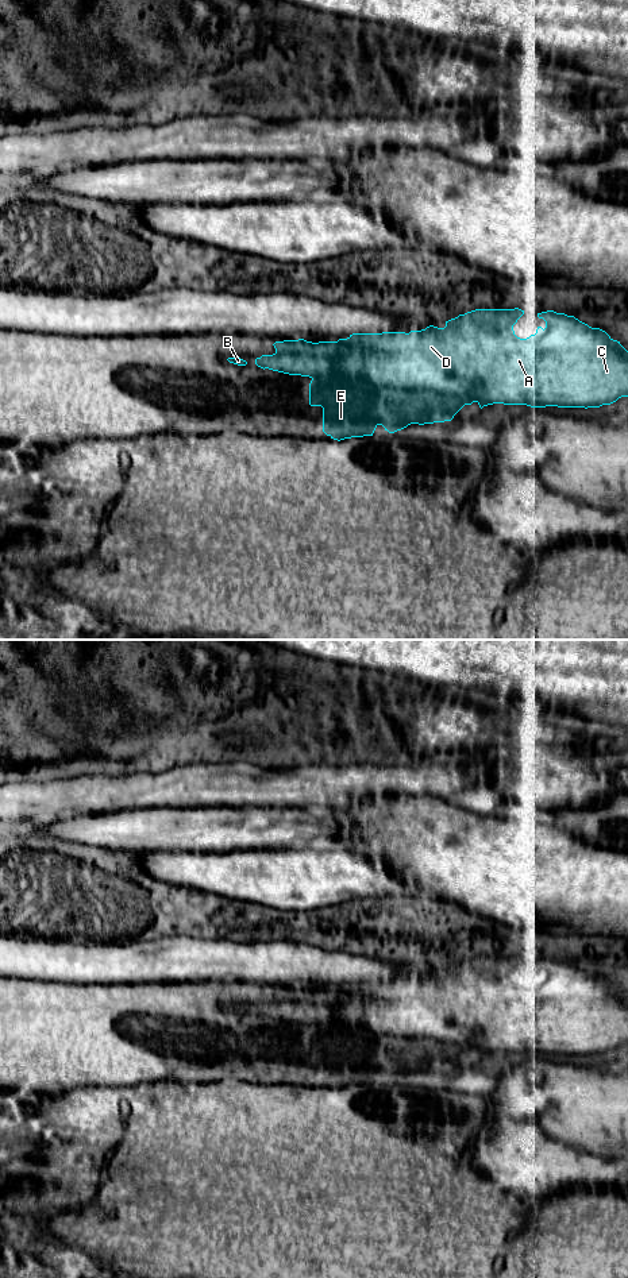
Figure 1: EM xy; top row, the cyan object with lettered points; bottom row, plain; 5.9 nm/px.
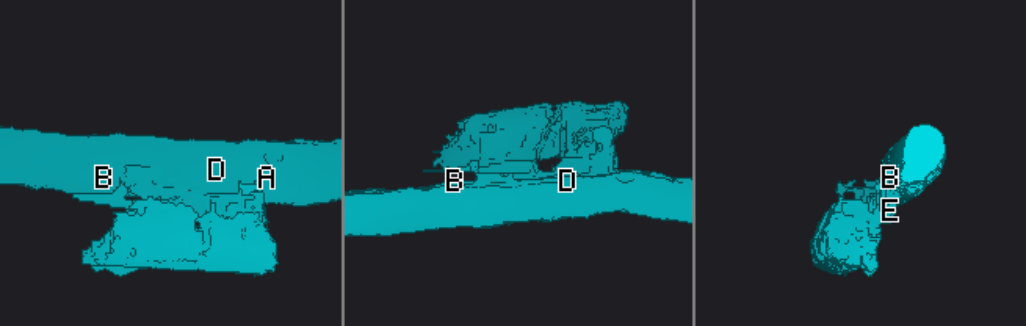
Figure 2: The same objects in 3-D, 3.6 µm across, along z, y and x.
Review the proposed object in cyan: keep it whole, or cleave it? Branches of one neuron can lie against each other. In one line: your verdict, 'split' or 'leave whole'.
split

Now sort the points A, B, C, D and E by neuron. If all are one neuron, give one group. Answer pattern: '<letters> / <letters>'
A B C D / E

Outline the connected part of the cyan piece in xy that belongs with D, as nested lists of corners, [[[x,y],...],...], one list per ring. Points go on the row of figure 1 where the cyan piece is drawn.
[[[475,309],[465,314],[459,314],[455,318],[446,321],[444,328],[438,328],[434,325],[427,327],[421,331],[405,332],[382,332],[382,333],[352,333],[347,339],[339,339],[338,343],[347,350],[348,352],[343,355],[342,359],[330,359],[327,356],[309,355],[305,352],[276,352],[273,355],[262,355],[255,359],[255,364],[261,368],[269,368],[273,371],[289,374],[289,375],[301,375],[301,377],[332,377],[335,372],[340,377],[348,378],[365,378],[367,382],[400,390],[425,390],[444,394],[448,397],[466,398],[479,397],[482,401],[504,405],[527,405],[531,408],[546,408],[546,406],[558,406],[558,408],[600,408],[602,405],[610,405],[621,397],[628,397],[628,351],[620,344],[620,341],[613,340],[605,331],[600,328],[592,328],[587,324],[579,321],[574,316],[567,316],[565,313],[556,313],[554,310],[547,310],[538,313],[539,318],[546,321],[546,328],[538,327],[536,333],[531,335],[527,339],[520,339],[515,335],[513,325],[524,314],[524,310],[515,309]]]

